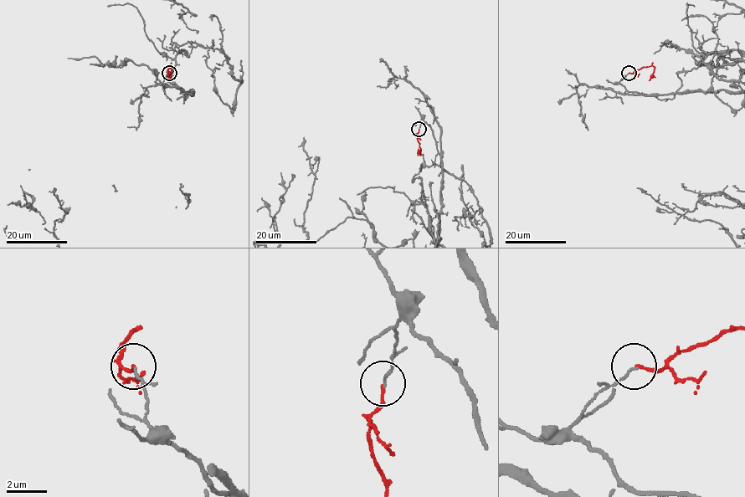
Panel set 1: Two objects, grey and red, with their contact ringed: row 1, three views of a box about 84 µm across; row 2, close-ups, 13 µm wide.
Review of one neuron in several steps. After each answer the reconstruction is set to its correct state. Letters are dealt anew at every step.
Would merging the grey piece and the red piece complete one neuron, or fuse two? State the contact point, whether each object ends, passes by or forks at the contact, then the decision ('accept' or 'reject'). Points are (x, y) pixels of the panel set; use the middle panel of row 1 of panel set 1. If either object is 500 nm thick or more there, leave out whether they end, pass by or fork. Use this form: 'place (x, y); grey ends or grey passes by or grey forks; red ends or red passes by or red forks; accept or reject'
place (418, 129); grey ends; red ends; reject

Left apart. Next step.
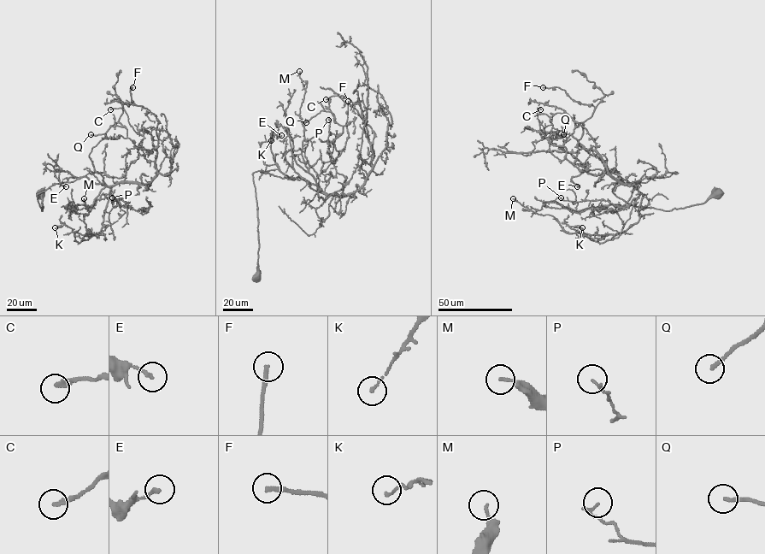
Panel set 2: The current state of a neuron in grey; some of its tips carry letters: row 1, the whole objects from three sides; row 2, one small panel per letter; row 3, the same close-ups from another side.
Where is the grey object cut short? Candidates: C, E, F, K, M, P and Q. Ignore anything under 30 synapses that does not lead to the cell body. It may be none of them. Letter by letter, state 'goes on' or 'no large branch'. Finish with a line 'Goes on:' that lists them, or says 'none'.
C: no large branch
E: no large branch
F: no large branch
K: no large branch
M: no large branch
P: no large branch
Q: no large branch
Goes on: none

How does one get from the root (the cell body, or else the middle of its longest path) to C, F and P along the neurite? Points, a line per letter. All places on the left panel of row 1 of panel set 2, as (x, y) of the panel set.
C: (40, 195), (42, 210), (37, 195), (56, 183), (155, 177), (152, 136), (110, 109)
F: (40, 195), (42, 210), (37, 195), (56, 183), (85, 176), (105, 185), (89, 154), (132, 102), (132, 87)
P: (40, 195), (42, 210), (38, 193), (85, 176), (109, 187), (111, 194), (129, 207), (112, 202), (112, 197)

